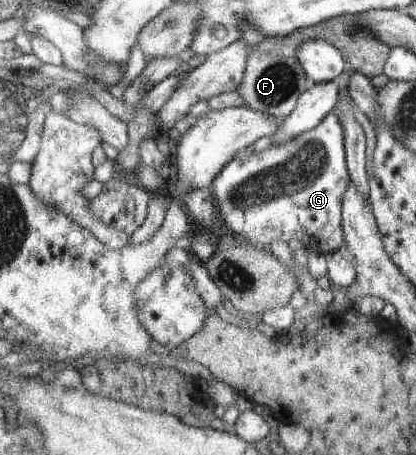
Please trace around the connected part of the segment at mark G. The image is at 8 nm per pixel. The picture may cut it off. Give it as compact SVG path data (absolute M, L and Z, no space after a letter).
M334 110L314 130L299 134L284 144L273 144L247 158L243 154L236 155L210 186L214 204L220 210L224 225L232 233L242 234L246 243L259 248L296 239L308 251L324 256L341 250L345 245L345 232L341 225L344 198L348 189L352 188L345 140L345 126Z

